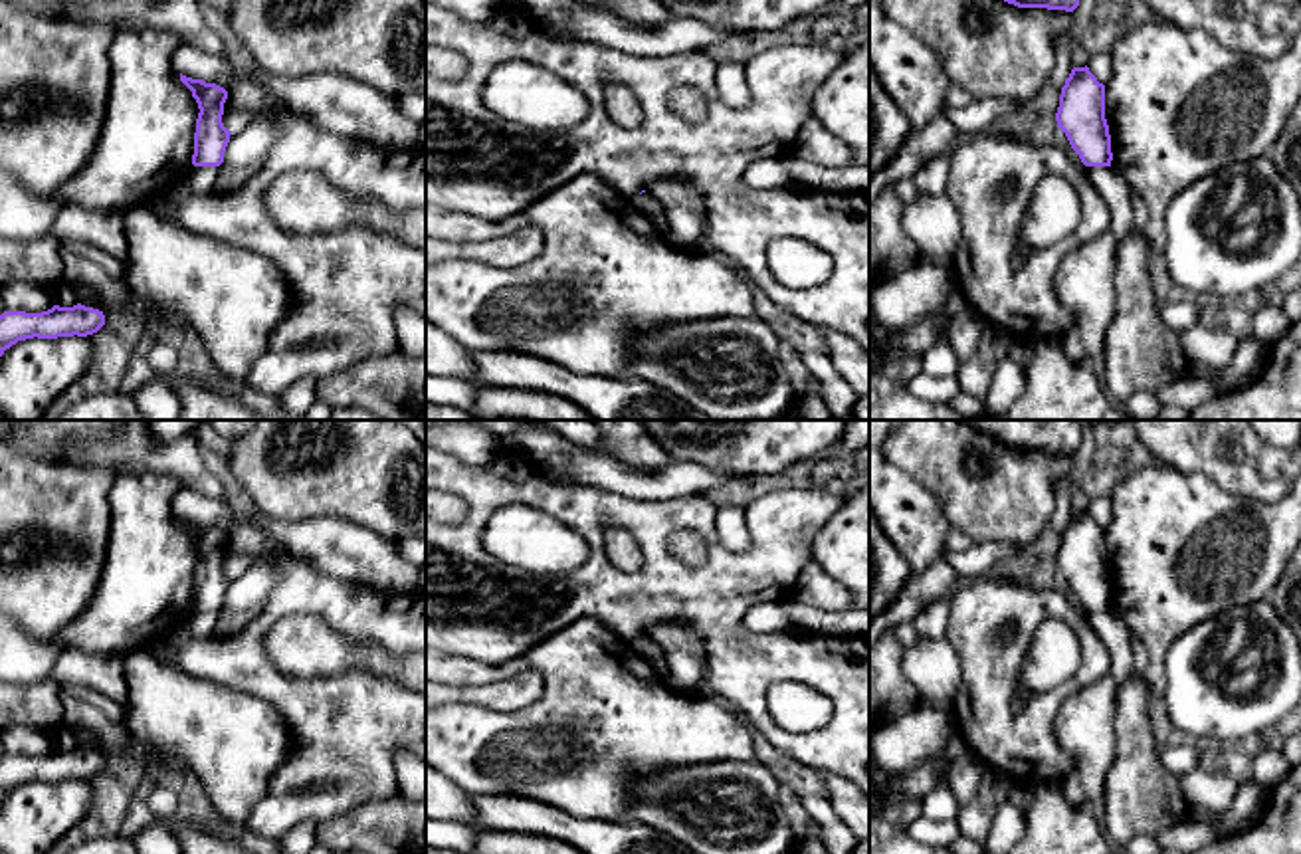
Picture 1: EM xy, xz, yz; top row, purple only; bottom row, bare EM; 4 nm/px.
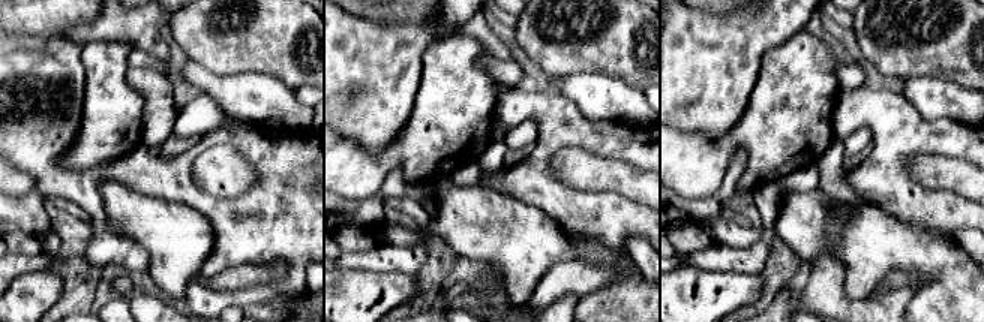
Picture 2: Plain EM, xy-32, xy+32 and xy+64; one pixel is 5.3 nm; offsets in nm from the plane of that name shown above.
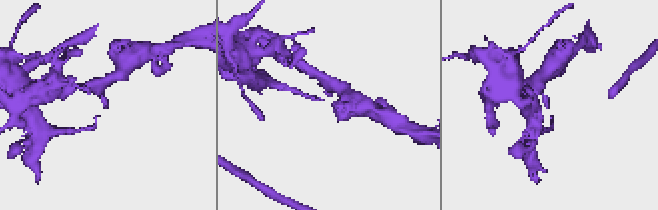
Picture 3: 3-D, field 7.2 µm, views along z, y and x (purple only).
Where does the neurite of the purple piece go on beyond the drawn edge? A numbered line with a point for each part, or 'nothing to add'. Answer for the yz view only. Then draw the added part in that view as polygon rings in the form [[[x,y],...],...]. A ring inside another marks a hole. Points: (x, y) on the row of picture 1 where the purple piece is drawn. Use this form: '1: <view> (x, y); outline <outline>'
1: yz (1111, 185); outline [[[1085,166],[1085,174],[1109,206],[1109,230],[1121,242],[1133,232],[1131,188],[1113,166]]]

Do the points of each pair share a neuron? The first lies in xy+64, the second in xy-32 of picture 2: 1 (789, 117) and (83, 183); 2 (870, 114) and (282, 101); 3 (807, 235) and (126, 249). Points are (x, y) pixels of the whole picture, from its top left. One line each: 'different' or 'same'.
1: different
2: different
3: different

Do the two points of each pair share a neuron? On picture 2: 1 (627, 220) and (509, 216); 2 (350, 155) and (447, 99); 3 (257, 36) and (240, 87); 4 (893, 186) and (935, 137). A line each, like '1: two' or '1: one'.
1: two
2: one
3: two
4: one

